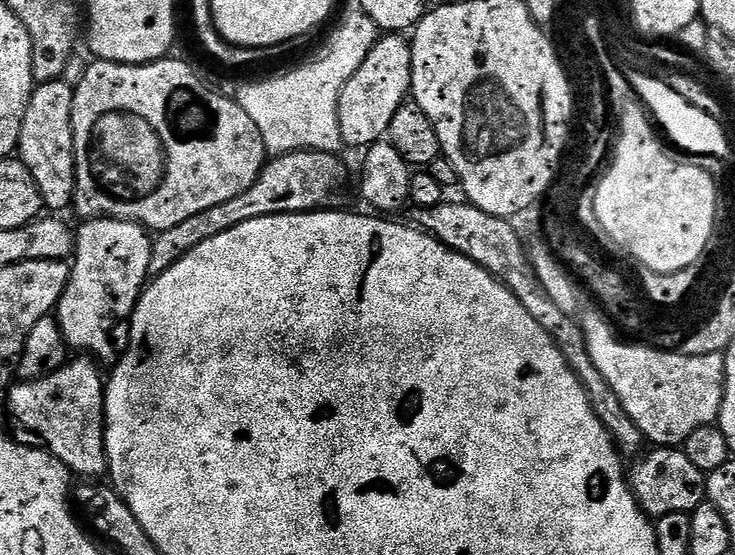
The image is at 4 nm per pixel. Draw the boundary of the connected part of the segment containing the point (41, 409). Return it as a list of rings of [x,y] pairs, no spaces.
[[[72,358],[54,374],[41,380],[13,383],[6,393],[11,431],[25,441],[43,446],[54,458],[61,460],[69,472],[77,477],[84,476],[80,478],[103,477],[108,471],[104,441],[106,380],[103,375],[100,377],[95,366],[91,359]]]

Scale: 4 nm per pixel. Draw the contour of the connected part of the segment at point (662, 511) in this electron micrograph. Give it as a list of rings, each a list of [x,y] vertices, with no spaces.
[[[656,446],[651,450],[645,451],[630,468],[630,487],[645,516],[659,518],[666,514],[690,514],[699,504],[705,503],[708,495],[706,473],[694,466],[685,452],[676,446]]]

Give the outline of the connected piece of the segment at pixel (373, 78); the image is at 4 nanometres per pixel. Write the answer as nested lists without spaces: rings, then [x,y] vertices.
[[[384,34],[366,54],[366,62],[358,66],[358,74],[346,82],[338,102],[340,139],[352,148],[367,149],[369,144],[379,144],[394,122],[394,114],[409,99],[412,90],[412,46],[403,35]]]

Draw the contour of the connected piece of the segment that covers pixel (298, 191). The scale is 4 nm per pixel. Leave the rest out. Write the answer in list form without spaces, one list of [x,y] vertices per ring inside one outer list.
[[[311,150],[273,155],[265,163],[260,177],[242,194],[238,194],[238,198],[230,198],[230,202],[222,202],[219,206],[210,206],[210,210],[202,210],[186,218],[186,222],[170,226],[170,230],[155,233],[150,254],[149,277],[162,275],[183,256],[190,254],[194,246],[202,246],[202,242],[218,238],[218,234],[226,234],[226,230],[234,230],[234,226],[242,222],[267,216],[288,216],[291,212],[328,210],[339,205],[336,203],[344,196],[344,164],[340,158],[331,152]]]

